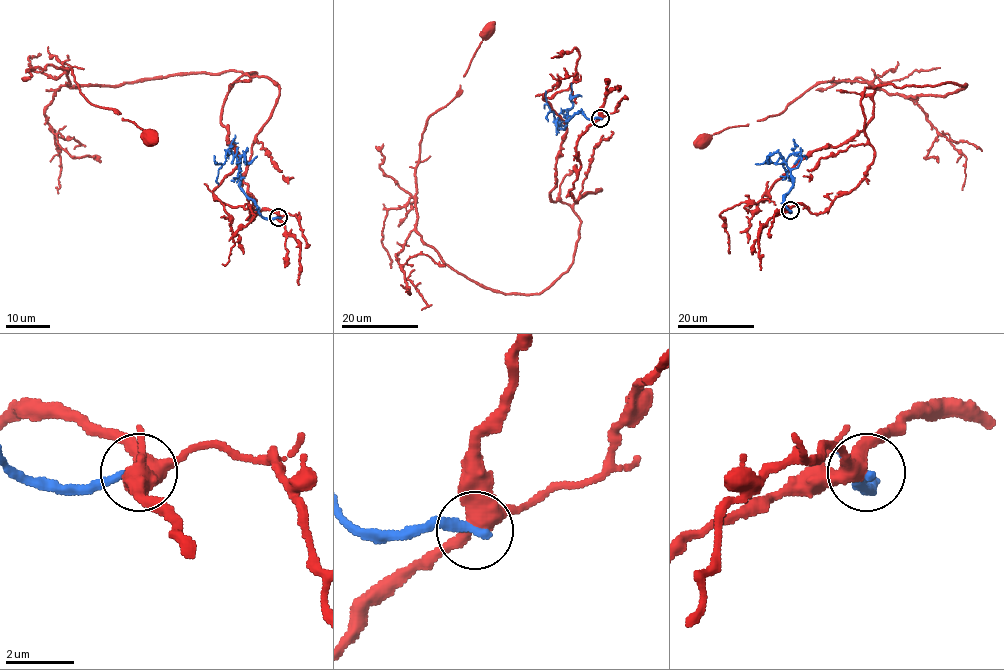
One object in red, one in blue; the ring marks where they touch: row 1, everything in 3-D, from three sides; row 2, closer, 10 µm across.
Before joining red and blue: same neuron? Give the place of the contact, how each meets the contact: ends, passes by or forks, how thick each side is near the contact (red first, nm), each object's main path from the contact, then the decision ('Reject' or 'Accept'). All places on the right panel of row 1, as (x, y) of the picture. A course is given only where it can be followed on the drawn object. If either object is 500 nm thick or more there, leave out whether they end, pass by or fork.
Place: (790, 210). At the ring red forks. At the ring blue ends. Thickness 400 nm (red) against 320 nm. Course of red: (790, 210), (823, 213), (863, 178), (865, 88), (966, 84), (907, 97), (816, 82), (693, 144). Course of blue: (790, 210), (785, 196), (792, 184), (790, 171), (801, 159), (799, 153), (791, 153), (783, 166), (793, 182). Reject

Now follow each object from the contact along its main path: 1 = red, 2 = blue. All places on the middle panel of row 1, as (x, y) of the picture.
1: (600, 118), (565, 272), (515, 294), (451, 269), (415, 167), (494, 21)
2: (600, 118), (576, 113), (567, 118), (564, 129), (550, 111), (547, 121)

